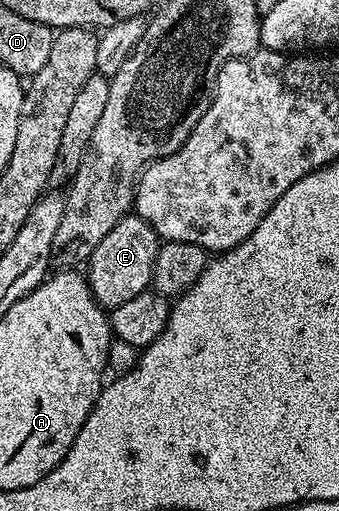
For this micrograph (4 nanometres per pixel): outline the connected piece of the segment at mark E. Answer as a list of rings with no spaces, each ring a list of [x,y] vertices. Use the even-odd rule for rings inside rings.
[[[128,216],[115,225],[113,232],[93,248],[90,258],[85,263],[85,277],[91,296],[110,312],[121,304],[133,300],[141,292],[151,286],[153,260],[157,260],[160,237],[147,221],[138,216]],[[87,269],[87,270],[86,270]]]

